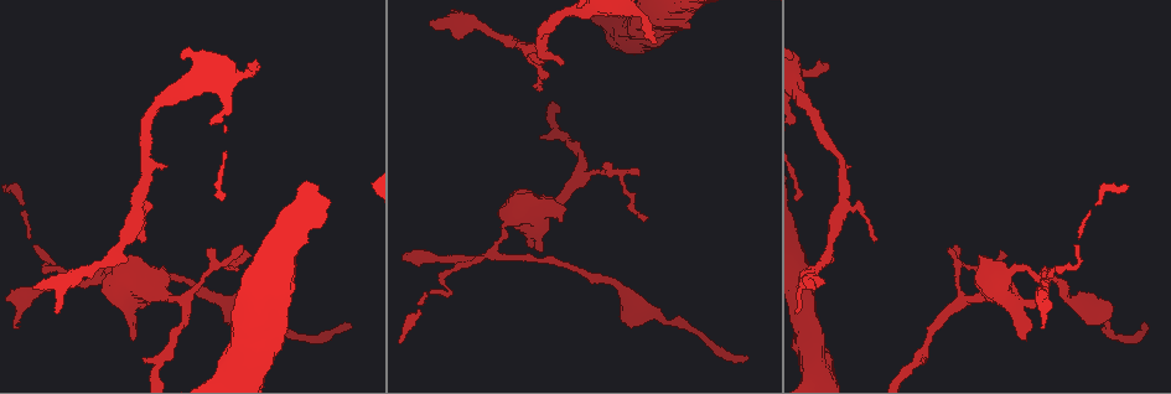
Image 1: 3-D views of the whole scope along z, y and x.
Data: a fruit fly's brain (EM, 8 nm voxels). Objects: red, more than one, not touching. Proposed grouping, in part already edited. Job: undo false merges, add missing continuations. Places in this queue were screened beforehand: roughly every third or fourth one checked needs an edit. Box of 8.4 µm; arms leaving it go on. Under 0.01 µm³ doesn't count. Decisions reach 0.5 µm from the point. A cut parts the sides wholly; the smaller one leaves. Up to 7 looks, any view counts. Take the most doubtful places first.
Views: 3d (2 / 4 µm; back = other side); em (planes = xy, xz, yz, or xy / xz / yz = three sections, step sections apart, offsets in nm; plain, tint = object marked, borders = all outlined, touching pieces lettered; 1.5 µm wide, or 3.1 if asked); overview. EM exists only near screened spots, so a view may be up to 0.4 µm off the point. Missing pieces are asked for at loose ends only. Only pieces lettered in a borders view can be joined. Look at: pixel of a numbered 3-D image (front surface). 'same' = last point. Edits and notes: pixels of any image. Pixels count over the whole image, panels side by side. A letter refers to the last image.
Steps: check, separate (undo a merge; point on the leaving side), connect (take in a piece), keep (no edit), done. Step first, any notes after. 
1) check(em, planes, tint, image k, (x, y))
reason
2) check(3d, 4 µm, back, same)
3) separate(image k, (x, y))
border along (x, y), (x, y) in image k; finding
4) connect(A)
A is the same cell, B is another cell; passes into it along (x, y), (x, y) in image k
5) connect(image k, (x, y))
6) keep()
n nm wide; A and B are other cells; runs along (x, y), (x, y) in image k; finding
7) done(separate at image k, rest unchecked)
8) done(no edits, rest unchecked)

check(em, yz, step 4, borders, image 1, (98, 275))
side arm on a straight run

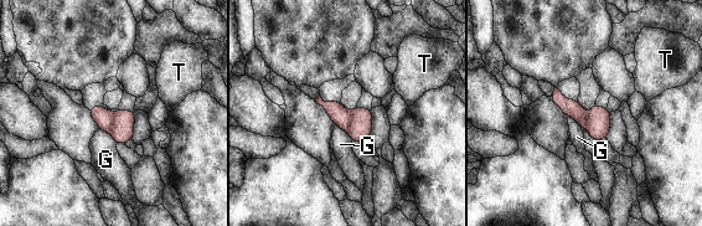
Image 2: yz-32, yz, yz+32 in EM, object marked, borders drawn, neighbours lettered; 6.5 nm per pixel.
separate(image 2, (123, 129))
G and T are other cells; border along (114, 114), (114, 122), (109, 132) in image 2; a second cell is stuck on

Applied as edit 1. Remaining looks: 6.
check(3d, 4 µm, back, image 1, (432, 23))
branch stops here

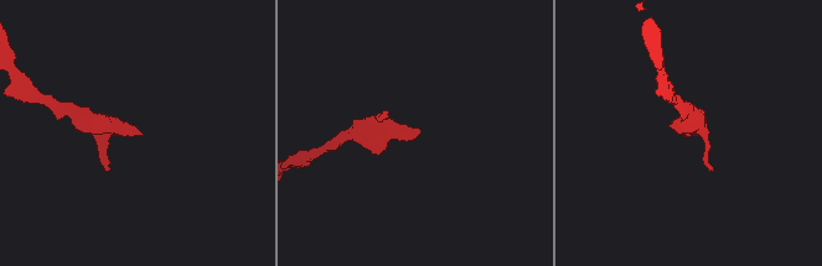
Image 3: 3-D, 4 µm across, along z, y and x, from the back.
check(em, planes, plain, image 3, (692, 134))
now the EM

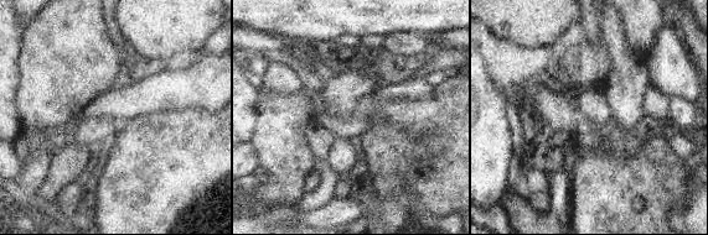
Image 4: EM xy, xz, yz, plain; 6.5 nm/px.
check(em, planes, borders, same)
what lies round it

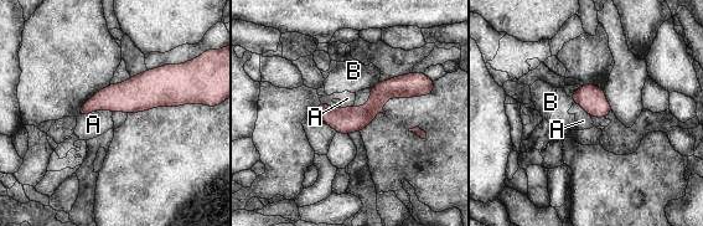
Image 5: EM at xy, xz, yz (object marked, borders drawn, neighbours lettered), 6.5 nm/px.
keep()
A and B are other cells; runs along (422, 92), (388, 90), (362, 116), (319, 112) in image 5; no lettered piece goes on from it

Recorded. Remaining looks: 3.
done(separate at image 2, rest unchecked)

